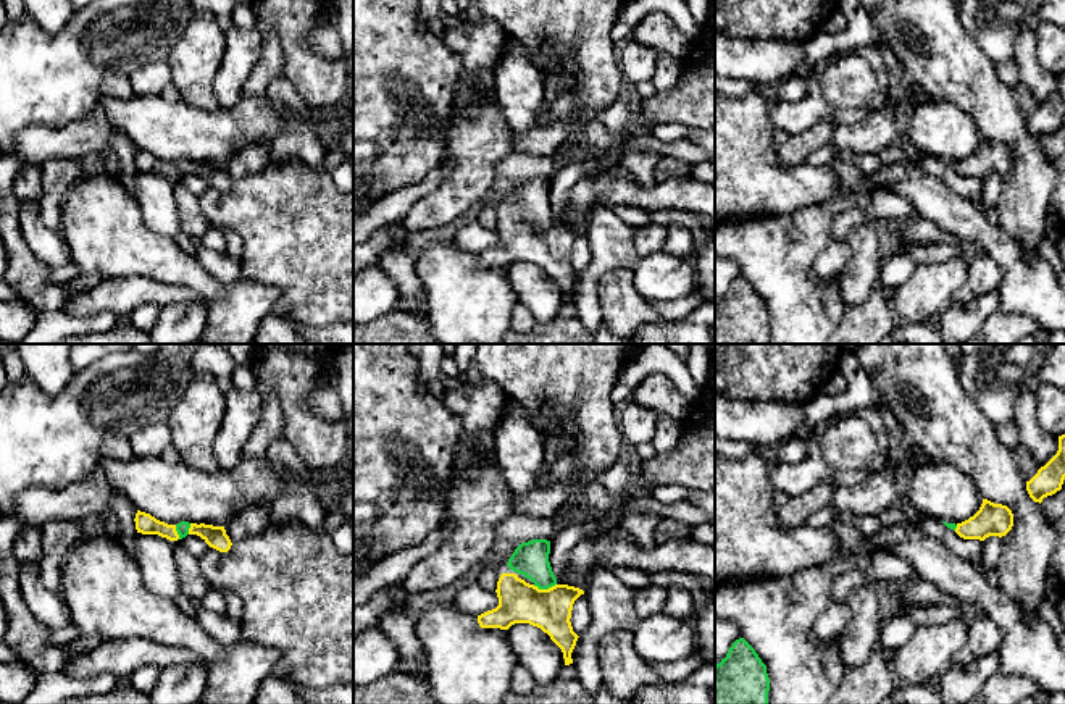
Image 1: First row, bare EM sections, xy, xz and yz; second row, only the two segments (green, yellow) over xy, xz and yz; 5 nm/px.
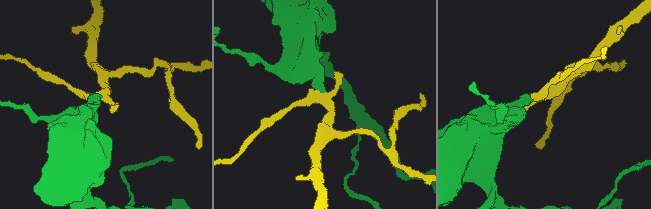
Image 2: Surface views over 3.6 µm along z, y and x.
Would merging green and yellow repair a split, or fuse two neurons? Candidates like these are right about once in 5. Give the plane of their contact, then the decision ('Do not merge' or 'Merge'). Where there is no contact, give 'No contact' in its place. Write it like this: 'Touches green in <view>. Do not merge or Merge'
Touches green in xz. Merge

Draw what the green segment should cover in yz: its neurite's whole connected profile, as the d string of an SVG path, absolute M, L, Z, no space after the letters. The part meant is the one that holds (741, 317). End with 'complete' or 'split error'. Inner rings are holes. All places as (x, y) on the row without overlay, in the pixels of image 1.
M739 276L715 304L715 344L770 344L766 304L755 287Z; complete

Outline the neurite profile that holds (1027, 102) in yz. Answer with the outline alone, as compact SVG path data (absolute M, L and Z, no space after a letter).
M1017 82L1010 89L1013 92L1013 98L1015 98L1015 102L1018 105L1023 118L1030 119L1038 111L1038 108L1041 107L1041 103L1031 94L1031 90L1025 84L1021 84L1021 82Z

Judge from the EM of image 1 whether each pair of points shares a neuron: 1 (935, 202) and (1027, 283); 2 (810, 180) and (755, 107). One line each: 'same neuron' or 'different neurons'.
1: same neuron
2: same neuron

